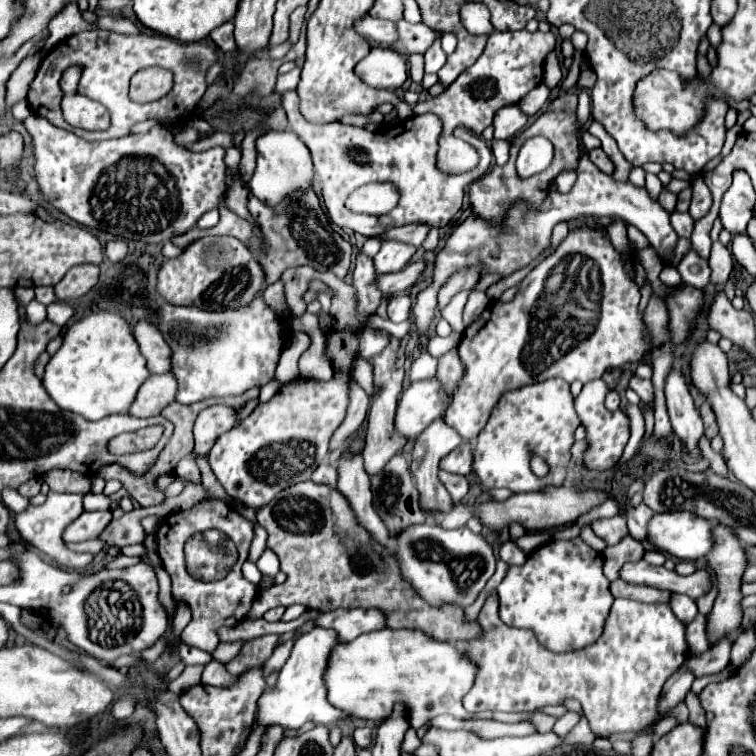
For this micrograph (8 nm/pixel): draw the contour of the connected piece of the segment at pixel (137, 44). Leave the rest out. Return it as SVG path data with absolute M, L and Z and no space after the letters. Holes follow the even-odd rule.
M102 29L82 31L78 35L64 39L42 59L42 65L28 91L28 103L36 115L42 115L52 125L72 131L74 135L88 139L88 141L122 137L128 133L128 129L134 123L140 123L146 119L156 119L160 123L186 123L186 119L190 117L190 113L196 111L202 95L208 89L208 81L206 81L208 71L206 69L210 69L216 61L218 61L216 51L208 43L180 45L180 43L168 41L168 37L160 37L160 35L142 35L142 33L140 35L122 35L122 33L114 33L114 31L102 31ZM188 59L196 59L198 63L192 65ZM74 63L84 67L82 79L78 83L78 93L92 101L102 103L110 113L110 127L106 131L86 131L80 127L72 127L62 117L62 109L60 109L62 89L60 89L58 81L62 77L62 71ZM142 67L162 67L162 69L168 69L174 73L174 87L160 101L140 105L128 97L130 77Z

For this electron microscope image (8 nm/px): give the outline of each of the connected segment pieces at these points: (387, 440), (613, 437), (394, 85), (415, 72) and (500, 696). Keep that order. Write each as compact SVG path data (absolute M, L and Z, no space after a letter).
M394 341L382 355L372 357L374 385L376 385L378 393L370 399L370 411L368 411L368 429L366 429L366 447L364 447L364 469L368 475L382 473L388 459L392 459L408 443L408 439L402 437L394 429L394 417L396 417L396 409L398 409L398 399L402 393L402 381L406 377L406 371L400 371L394 367L396 347L398 347L398 341Z
M602 379L590 381L584 385L580 395L576 397L576 413L580 417L580 423L586 427L586 441L588 447L582 455L582 463L590 471L608 471L612 469L618 459L622 457L622 451L630 439L630 419L626 417L624 411L614 411L610 413L605 407L604 398L609 389Z
M372 47L370 53L356 65L358 77L376 89L396 91L408 77L406 61L388 47Z
M410 55L408 65L410 65L410 77L412 77L412 81L420 83L422 75L424 75L424 59L422 59L422 55Z
M490 595L486 599L478 621L486 633L484 637L480 637L478 641L456 641L456 647L460 651L466 651L480 665L478 679L464 699L464 707L468 713L534 711L544 705L560 705L566 697L574 697L580 701L590 729L598 737L646 729L652 723L652 713L658 713L658 701L664 683L684 663L688 653L688 645L684 639L686 627L676 619L670 605L644 605L638 601L616 599L598 641L574 653L554 653L540 645L536 635L528 629L506 627L498 617L496 595Z

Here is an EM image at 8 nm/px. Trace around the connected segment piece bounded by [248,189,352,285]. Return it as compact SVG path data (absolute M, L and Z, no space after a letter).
M248 191L248 211L264 231L264 237L268 241L270 255L258 255L258 261L262 263L262 267L266 267L266 285L278 281L286 269L298 265L310 265L318 271L332 271L338 277L344 277L348 273L352 245L332 229L330 219L322 211L314 191L298 191L296 197L286 197L274 207L258 201L258 197Z

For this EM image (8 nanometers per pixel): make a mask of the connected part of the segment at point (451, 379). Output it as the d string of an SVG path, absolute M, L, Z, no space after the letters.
M456 349L450 351L450 353L446 353L446 355L442 355L438 359L438 373L436 373L436 377L444 383L444 387L446 387L448 393L454 391L458 379L462 377L462 371L464 369L462 369L462 363L460 363L460 359L456 355Z

